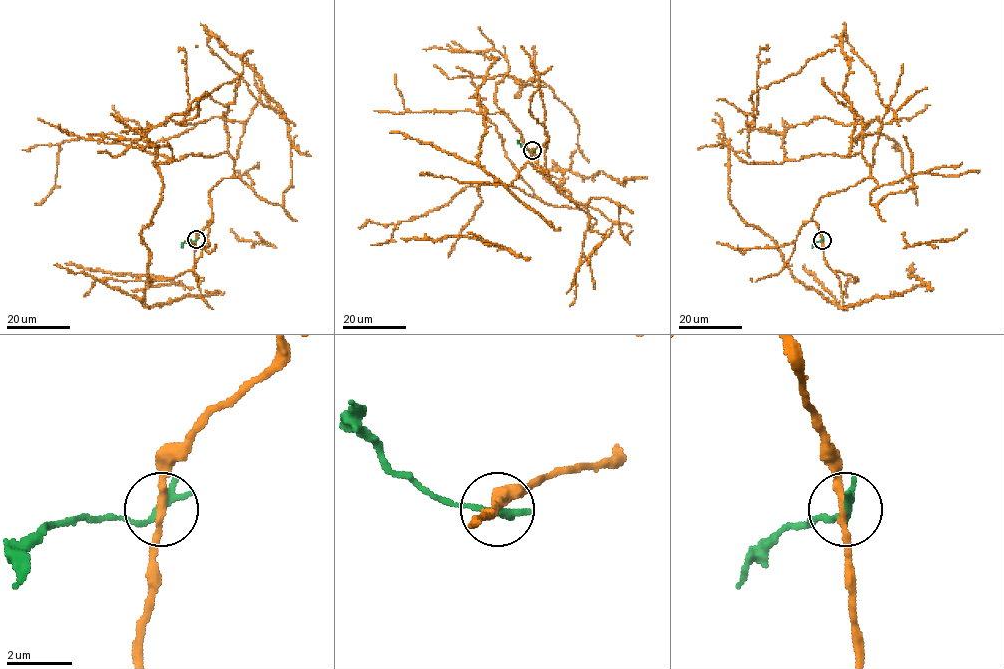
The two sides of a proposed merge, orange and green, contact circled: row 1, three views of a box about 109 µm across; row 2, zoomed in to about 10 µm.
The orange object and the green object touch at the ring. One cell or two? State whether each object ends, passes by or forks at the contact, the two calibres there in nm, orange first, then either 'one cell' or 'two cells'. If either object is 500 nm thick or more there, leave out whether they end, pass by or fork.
orange passes by | green ends | 200/320 nm | two cells

